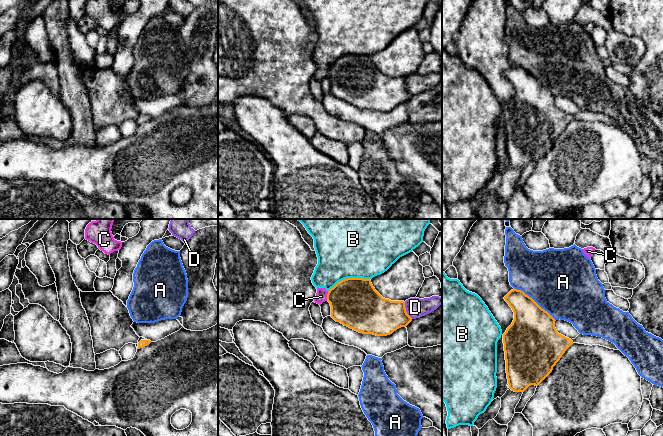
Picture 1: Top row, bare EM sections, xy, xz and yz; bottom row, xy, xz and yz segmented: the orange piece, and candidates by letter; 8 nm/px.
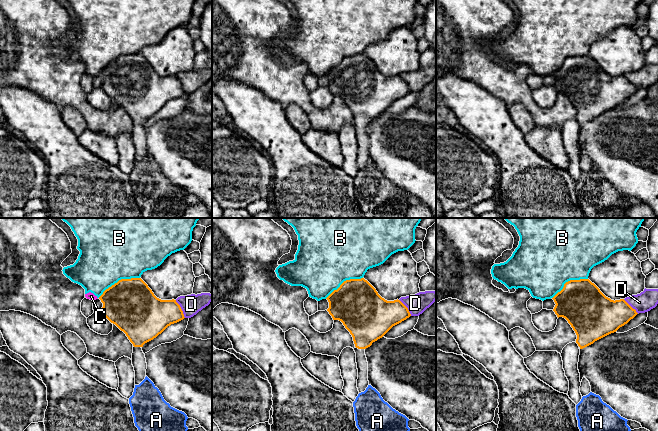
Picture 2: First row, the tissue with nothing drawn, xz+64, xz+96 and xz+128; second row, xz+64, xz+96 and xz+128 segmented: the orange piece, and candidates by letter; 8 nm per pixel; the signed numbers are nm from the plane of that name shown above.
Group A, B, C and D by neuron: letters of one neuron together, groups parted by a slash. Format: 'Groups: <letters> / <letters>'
Groups: A / B C / D

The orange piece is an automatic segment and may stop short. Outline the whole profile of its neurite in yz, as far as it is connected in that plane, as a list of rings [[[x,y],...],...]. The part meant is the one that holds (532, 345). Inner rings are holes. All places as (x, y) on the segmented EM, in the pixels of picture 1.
[[[511,290],[504,299],[514,312],[514,320],[503,334],[507,379],[514,392],[524,392],[531,385],[538,386],[573,343],[619,350],[614,343],[602,337],[579,334],[571,340],[559,334],[555,328],[556,320],[521,290]]]

